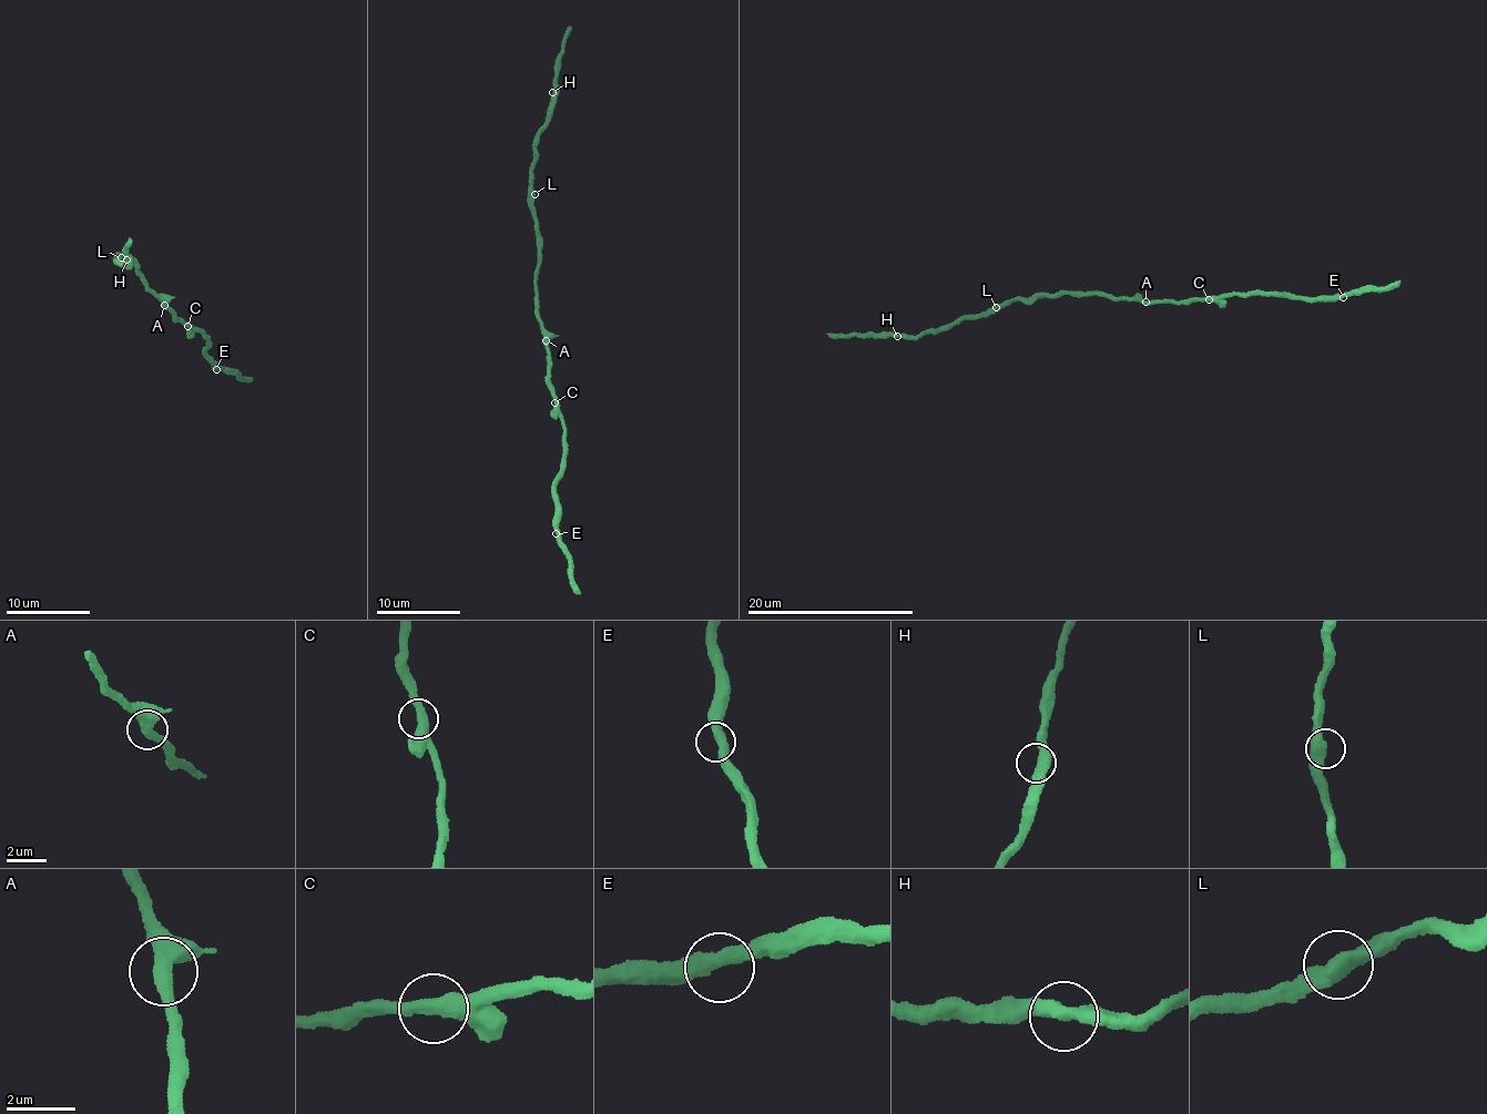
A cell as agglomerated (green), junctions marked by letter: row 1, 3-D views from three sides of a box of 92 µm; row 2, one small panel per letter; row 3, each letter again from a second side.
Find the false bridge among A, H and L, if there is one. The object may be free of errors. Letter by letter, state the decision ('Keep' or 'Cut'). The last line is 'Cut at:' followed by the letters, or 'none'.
A: Keep
H: Keep
L: Keep
Cut at: none

